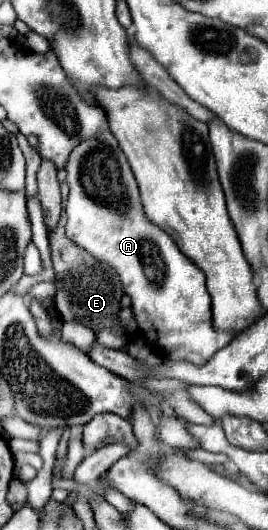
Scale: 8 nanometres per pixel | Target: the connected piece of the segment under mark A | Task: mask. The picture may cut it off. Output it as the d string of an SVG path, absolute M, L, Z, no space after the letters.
M106 128L100 130L100 134L80 142L80 146L76 146L76 150L72 150L68 158L66 172L66 182L70 186L70 196L66 202L68 238L88 250L88 254L92 254L98 262L104 262L112 266L112 270L116 270L124 292L132 300L132 312L138 328L146 334L150 344L158 346L160 342L166 360L186 360L196 366L204 366L204 362L208 362L208 358L212 358L216 350L228 346L232 334L216 332L212 328L212 314L208 308L210 294L204 284L204 274L178 250L178 246L172 242L172 238L168 238L164 230L146 220L140 204L138 184L114 134Z

